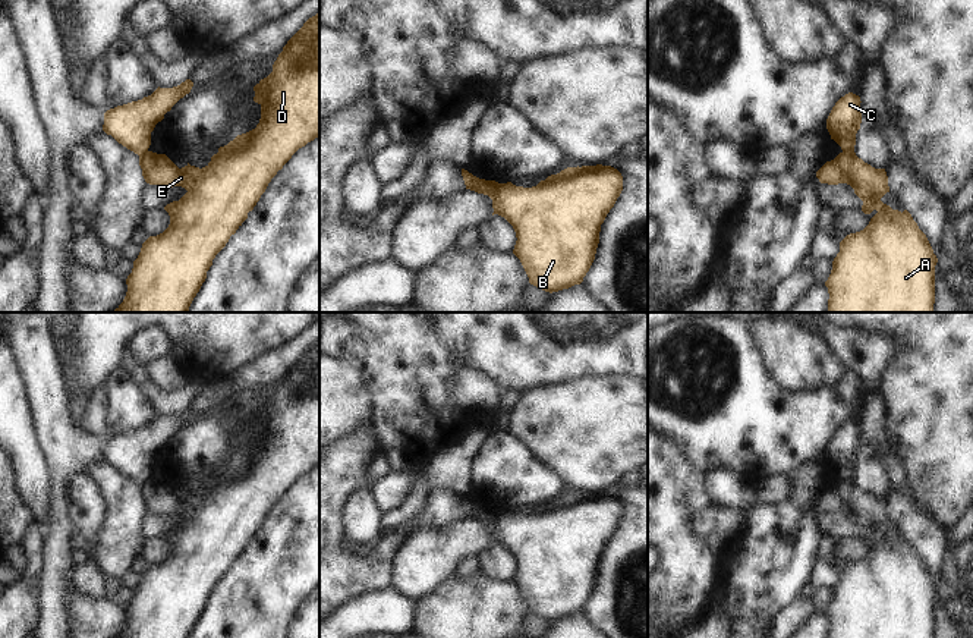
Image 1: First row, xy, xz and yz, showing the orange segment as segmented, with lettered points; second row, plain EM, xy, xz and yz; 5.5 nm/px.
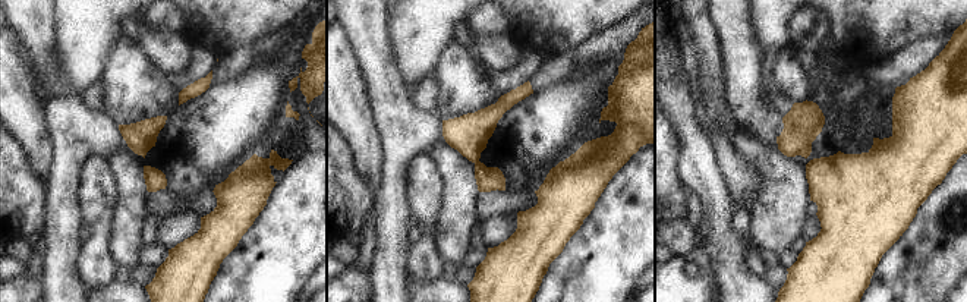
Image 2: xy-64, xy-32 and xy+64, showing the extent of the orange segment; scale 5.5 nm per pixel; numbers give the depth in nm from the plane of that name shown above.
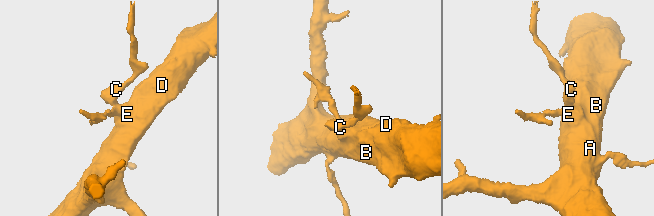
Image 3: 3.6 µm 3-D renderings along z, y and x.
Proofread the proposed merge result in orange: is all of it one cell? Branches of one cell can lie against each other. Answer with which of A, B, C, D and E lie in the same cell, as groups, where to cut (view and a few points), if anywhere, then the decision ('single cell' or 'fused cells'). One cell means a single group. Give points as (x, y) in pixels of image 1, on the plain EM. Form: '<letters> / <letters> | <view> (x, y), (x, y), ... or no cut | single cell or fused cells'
A B D E / C | xz (472, 505), (474, 518) | fused cells

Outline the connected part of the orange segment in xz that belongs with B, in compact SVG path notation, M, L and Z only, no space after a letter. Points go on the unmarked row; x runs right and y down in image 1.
M577 494L532 516L473 505L473 519L488 524L492 544L498 543L513 554L517 566L513 582L520 588L529 612L552 622L583 610L595 588L601 553L623 519L623 505L611 494Z

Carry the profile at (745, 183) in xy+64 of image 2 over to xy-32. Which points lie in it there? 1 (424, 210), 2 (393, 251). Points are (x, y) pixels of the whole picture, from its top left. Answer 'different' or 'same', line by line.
1: same
2: different

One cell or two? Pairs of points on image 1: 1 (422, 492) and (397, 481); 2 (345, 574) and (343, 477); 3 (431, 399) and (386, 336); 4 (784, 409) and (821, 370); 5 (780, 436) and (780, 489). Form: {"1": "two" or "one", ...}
{"1": "two", "2": "one", "3": "one", "4": "two", "5": "two"}

